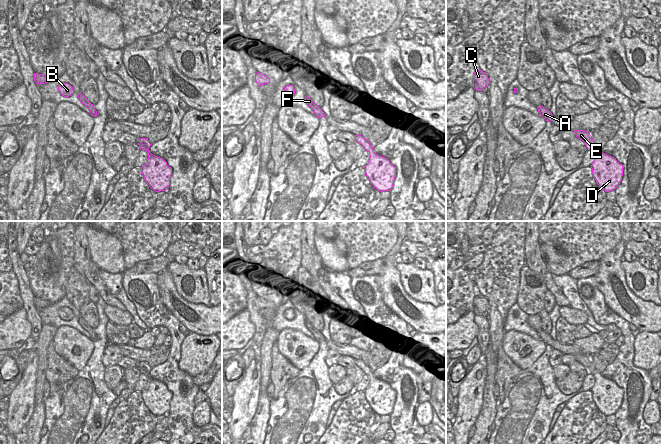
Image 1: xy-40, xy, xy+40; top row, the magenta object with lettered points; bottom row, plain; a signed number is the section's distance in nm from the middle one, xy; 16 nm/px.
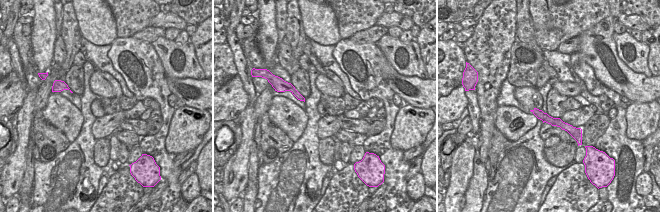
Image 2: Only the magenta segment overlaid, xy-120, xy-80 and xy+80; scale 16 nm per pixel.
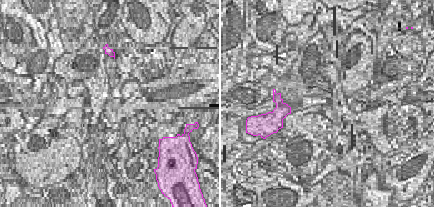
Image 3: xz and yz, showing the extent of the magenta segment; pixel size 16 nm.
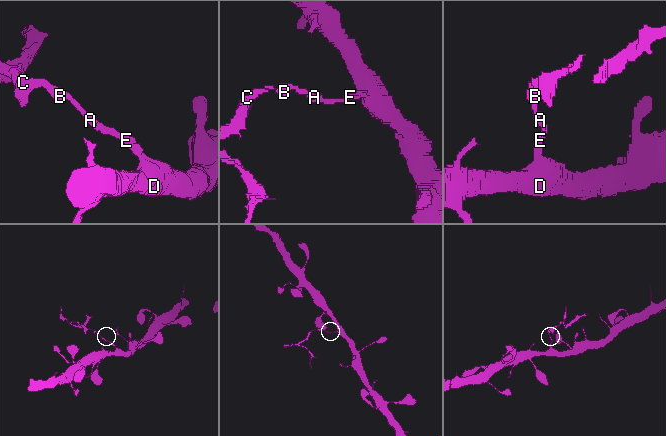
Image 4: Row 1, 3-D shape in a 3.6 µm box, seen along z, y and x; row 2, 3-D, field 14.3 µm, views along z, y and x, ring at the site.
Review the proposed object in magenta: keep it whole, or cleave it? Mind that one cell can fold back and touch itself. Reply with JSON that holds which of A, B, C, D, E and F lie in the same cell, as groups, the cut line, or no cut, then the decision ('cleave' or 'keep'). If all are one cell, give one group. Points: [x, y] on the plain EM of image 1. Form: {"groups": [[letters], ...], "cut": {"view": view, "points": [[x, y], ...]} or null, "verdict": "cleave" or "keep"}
{"groups": [["A", "B", "C", "E", "F"], ["D"]], "cut": {"view": "xy+40", "points": [[599, 372], [594, 376]]}, "verdict": "cleave"}

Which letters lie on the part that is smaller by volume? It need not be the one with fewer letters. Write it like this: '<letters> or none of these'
A, B, C, E, F

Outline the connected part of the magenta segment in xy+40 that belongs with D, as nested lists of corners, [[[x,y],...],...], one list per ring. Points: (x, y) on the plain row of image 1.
[[[597,373],[594,378],[595,384],[591,389],[593,401],[602,414],[614,415],[622,404],[623,389],[601,373]]]

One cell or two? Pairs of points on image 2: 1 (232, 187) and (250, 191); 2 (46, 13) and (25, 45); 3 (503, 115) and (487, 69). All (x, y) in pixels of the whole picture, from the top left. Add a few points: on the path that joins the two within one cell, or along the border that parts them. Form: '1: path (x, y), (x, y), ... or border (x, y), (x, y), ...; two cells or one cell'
1: border (248, 181), (242, 193); two cells
2: border (29, 37), (31, 49); two cells
3: border (498, 106), (495, 112), (495, 127); two cells

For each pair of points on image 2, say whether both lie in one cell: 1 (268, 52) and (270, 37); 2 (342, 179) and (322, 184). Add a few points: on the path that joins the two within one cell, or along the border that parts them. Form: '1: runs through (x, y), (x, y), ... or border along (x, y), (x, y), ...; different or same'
1: runs through (268, 48), (268, 41); same
2: border along (331, 178), (325, 193), (318, 201); different

